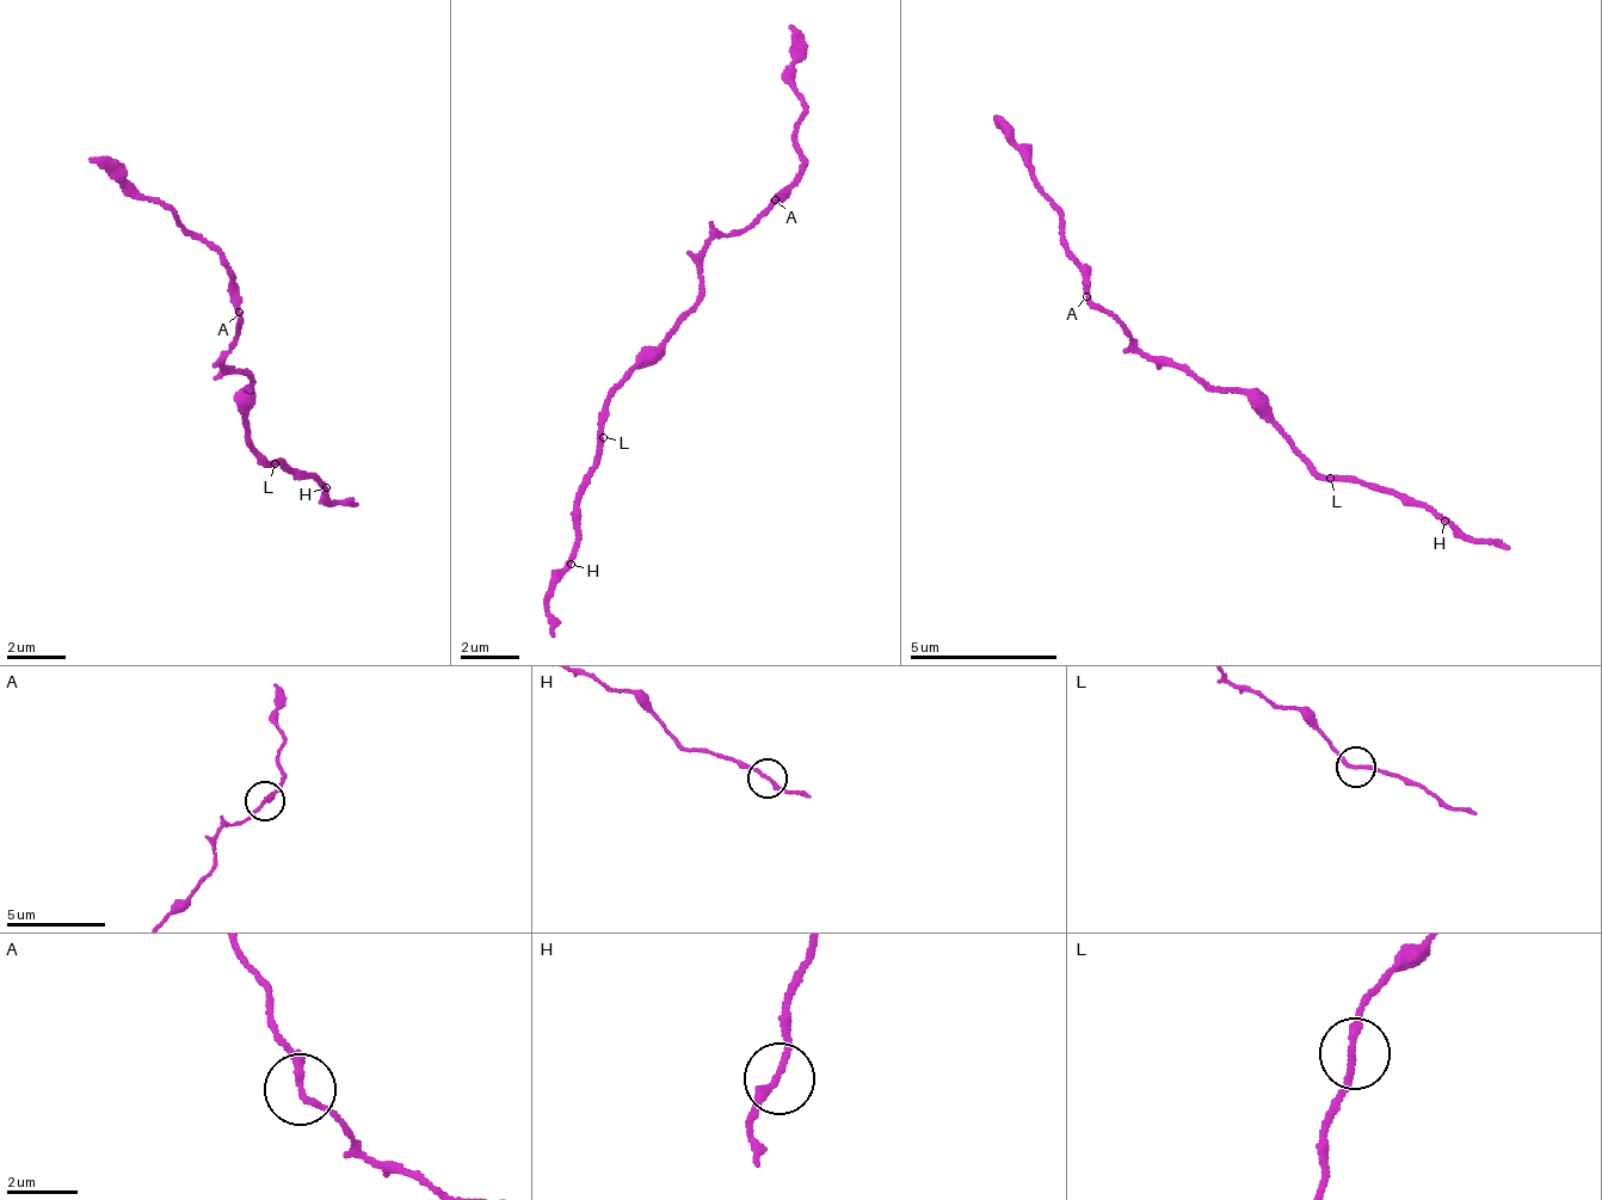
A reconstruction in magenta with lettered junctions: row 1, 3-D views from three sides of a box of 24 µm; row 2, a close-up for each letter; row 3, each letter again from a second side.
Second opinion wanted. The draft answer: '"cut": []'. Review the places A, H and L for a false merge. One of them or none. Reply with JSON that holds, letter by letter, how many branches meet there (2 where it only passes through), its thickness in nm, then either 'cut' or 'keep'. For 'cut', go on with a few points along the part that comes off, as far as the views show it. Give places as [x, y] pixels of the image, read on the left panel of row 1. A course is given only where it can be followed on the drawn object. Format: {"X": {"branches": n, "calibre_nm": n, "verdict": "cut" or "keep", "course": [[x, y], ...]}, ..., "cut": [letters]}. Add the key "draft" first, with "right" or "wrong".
{"draft": "right", "A": {"branches": 2, "calibre_nm": 190, "verdict": "keep"}, "H": {"branches": 2, "calibre_nm": 180, "verdict": "keep"}, "L": {"branches": 2, "calibre_nm": 190, "verdict": "keep"}, "cut": []}

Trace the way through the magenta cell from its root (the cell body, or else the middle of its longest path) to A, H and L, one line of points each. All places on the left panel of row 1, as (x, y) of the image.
A: (251, 376), (242, 370), (221, 373), (227, 352), (238, 333), (234, 327), (239, 314)
H: (251, 376), (252, 406), (244, 425), (266, 457), (264, 463), (287, 460), (289, 471), (319, 474), (326, 487)
L: (251, 376), (254, 375), (248, 392), (252, 406), (244, 425), (259, 451), (275, 463)

